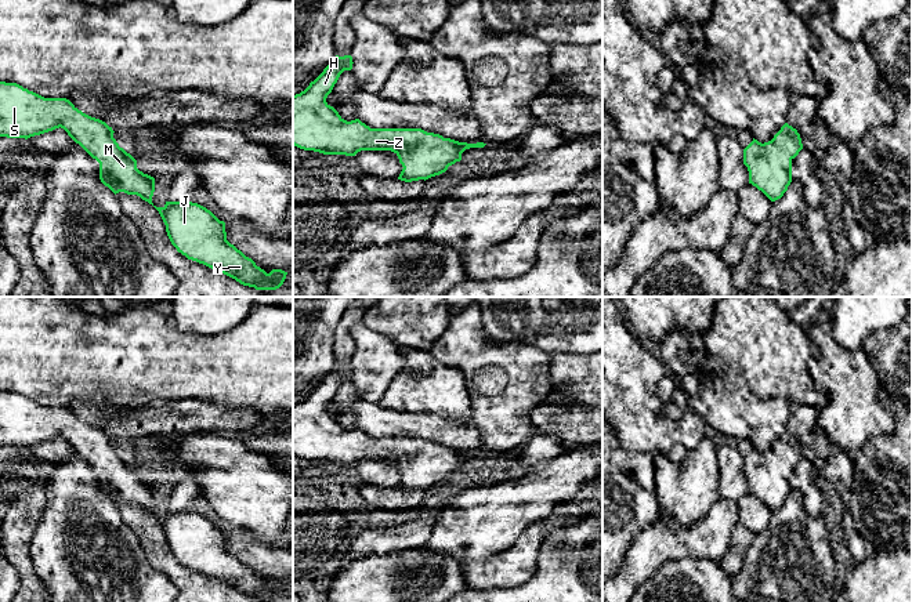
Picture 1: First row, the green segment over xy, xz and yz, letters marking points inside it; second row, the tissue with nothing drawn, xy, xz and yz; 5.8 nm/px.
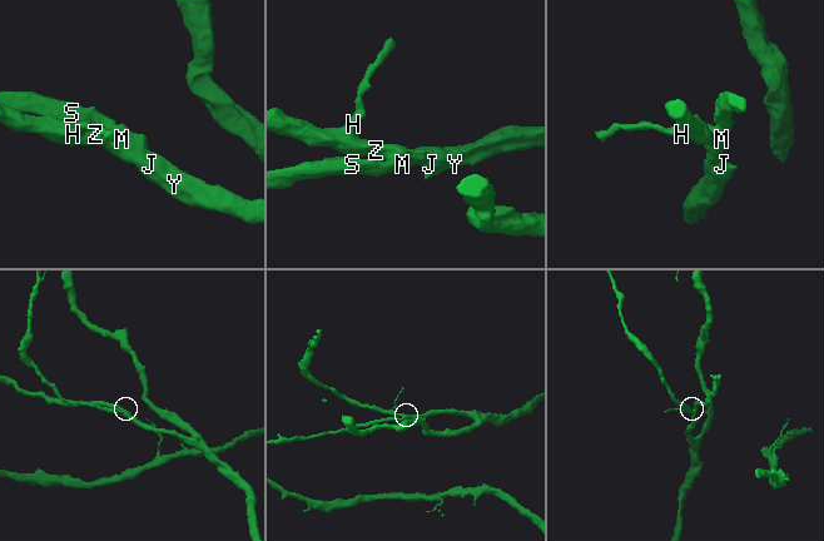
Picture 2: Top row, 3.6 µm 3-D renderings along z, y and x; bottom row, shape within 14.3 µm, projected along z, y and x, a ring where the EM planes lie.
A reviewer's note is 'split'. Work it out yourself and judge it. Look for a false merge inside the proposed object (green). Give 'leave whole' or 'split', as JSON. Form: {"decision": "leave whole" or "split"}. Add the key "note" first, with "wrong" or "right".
{"note": "wrong", "decision": "leave whole"}

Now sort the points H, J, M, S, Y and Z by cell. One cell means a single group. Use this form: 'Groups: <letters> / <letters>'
Groups: H J M S Y Z

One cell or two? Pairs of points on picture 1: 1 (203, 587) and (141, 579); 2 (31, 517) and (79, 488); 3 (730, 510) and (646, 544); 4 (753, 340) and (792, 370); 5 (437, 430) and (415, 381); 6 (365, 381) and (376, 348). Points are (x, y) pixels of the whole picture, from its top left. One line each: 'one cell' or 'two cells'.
1: two cells
2: two cells
3: one cell
4: one cell
5: two cells
6: one cell

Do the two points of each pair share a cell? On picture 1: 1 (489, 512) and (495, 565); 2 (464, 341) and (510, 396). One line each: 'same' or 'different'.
1: different
2: same

